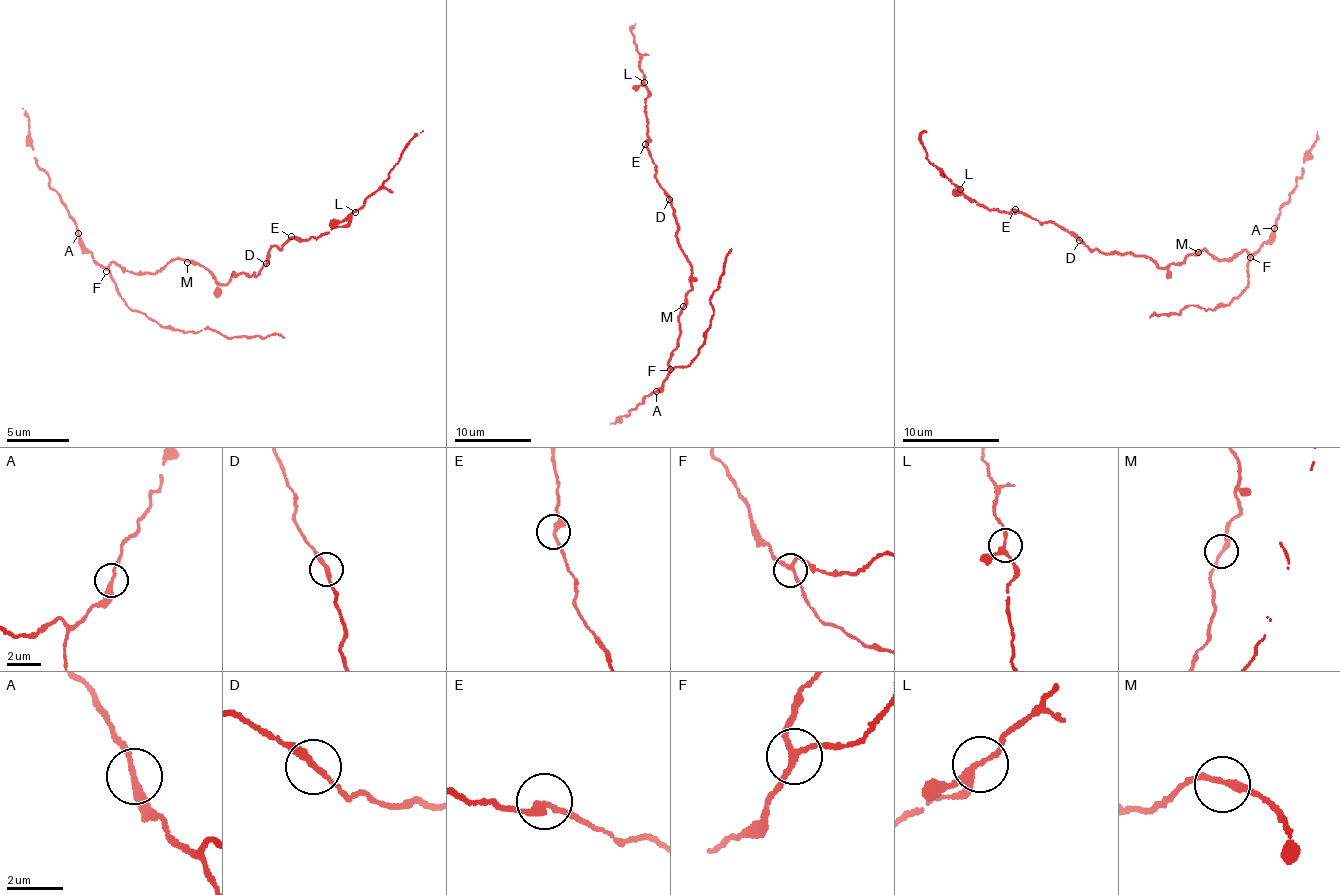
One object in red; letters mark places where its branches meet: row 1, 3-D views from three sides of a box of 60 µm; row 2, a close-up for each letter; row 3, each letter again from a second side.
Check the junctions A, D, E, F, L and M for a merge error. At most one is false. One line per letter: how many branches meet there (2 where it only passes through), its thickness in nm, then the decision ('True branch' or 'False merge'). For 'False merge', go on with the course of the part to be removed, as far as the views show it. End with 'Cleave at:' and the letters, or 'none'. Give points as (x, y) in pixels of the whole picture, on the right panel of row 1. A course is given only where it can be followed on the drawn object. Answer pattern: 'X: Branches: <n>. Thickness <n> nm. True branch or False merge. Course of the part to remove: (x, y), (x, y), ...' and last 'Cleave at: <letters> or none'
A: Branches: 2. Thickness 240 nm. True branch
D: Branches: 2. Thickness 240 nm. True branch
E: Branches: 2. Thickness 240 nm. True branch
F: Branches: 3. Thickness 190 nm. True branch
L: Branches: 3. Thickness 200 nm. True branch
M: Branches: 2. Thickness 240 nm. True branch
Cleave at: none

